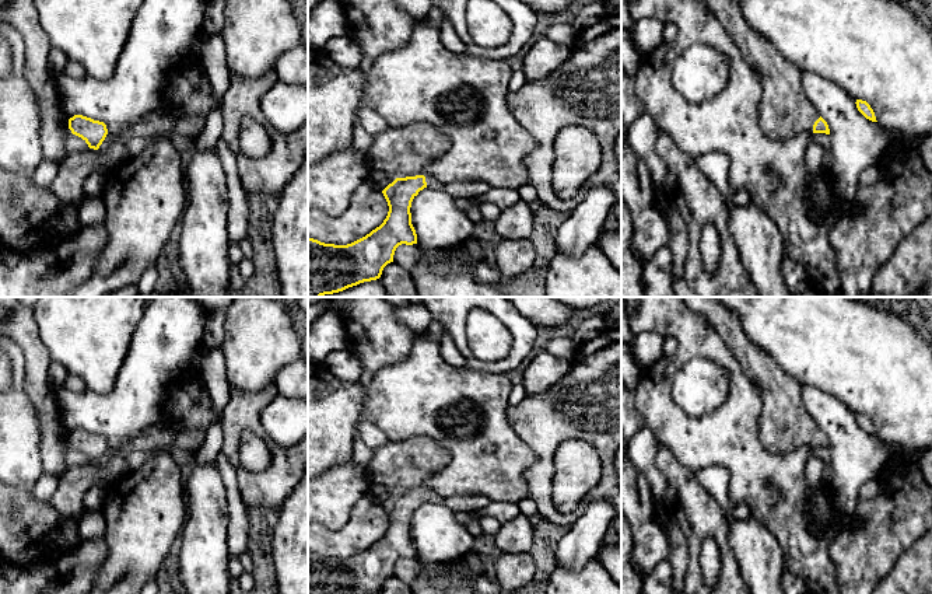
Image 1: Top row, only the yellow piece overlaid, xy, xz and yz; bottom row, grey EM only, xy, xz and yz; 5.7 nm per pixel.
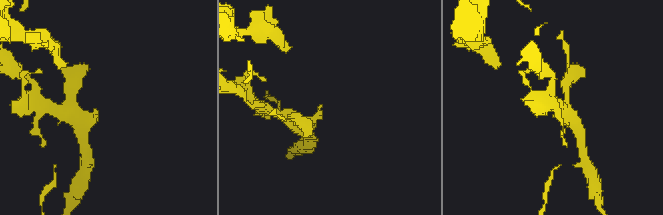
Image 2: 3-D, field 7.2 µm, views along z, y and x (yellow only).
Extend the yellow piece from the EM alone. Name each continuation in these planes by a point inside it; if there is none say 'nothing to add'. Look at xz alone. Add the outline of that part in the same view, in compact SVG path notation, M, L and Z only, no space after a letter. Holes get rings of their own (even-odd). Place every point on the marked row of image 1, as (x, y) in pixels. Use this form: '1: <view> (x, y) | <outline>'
1: xz (406, 152) | M424 122L403 127L389 127L372 139L369 157L374 168L389 170L396 178L424 175L427 186L442 189L444 185L425 172L425 167L451 147L449 137Z

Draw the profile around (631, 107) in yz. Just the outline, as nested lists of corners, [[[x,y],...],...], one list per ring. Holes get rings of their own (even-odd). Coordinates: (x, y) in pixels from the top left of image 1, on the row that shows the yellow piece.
[[[621,74],[621,126],[628,133],[630,125],[642,113],[645,106],[635,94],[635,80]]]

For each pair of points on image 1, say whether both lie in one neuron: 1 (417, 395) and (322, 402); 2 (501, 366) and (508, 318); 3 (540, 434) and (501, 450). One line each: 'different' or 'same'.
1: different
2: same
3: different

